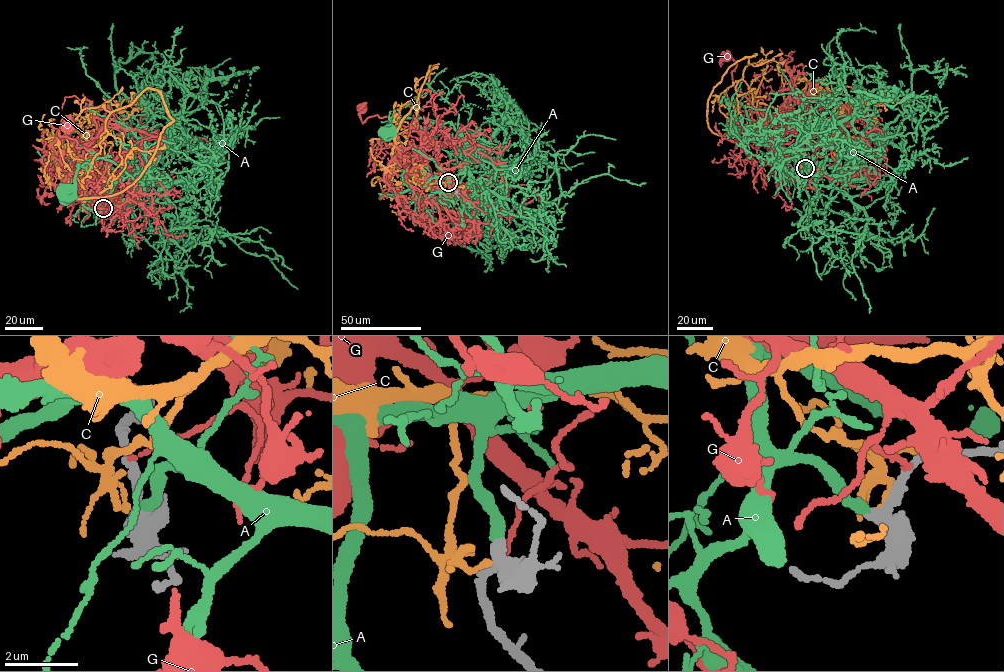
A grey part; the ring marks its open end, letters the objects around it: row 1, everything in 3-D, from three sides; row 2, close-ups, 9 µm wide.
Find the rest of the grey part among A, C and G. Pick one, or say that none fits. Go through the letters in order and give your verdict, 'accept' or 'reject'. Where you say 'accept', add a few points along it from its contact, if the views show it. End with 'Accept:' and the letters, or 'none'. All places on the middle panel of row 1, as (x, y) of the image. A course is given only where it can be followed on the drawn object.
A: accept | via (448, 183), (448, 177), (463, 173), (466, 168), (463, 139), (450, 123), (408, 118), (393, 120), (385, 134)
C: reject
G: reject
Accept: A

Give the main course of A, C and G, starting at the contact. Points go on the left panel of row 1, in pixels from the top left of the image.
A: (103, 208), (124, 211), (147, 184), (111, 161), (89, 159), (62, 198)
C: (102, 208), (59, 170), (72, 199), (111, 196), (173, 119), (149, 88), (111, 112), (115, 178), (164, 144)
G: (102, 205), (107, 201), (98, 185), (95, 203), (106, 157), (61, 136), (62, 122), (67, 123)

